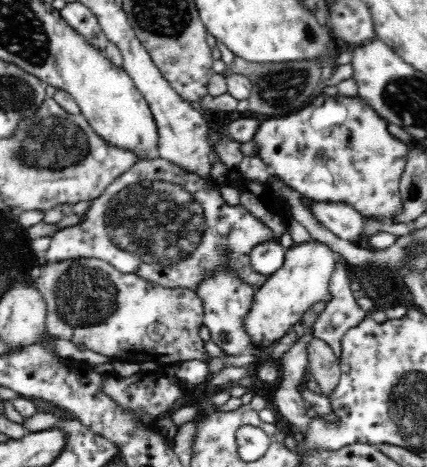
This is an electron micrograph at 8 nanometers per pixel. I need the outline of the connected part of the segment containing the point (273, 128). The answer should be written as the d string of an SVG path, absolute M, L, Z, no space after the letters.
M321 92L320 94L315 94L309 101L308 106L304 106L302 110L297 110L296 114L292 113L291 115L286 116L286 118L271 117L267 118L258 129L256 136L254 137L254 142L259 149L259 157L269 166L269 169L272 170L285 186L290 187L298 195L309 199L317 204L345 204L350 208L354 208L354 211L359 213L359 216L362 216L362 219L367 222L387 222L387 224L397 224L402 221L404 218L404 201L400 193L400 181L403 169L406 164L406 156L408 154L408 149L410 145L400 141L398 138L390 134L388 130L389 120L378 114L377 110L374 110L367 102L365 102L360 96L344 96L344 95L335 95L329 96L326 93Z

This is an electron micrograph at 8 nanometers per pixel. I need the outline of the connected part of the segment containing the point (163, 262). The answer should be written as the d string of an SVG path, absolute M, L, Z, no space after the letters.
M158 158L149 161L137 160L124 170L111 184L106 186L101 196L88 204L88 210L76 226L58 229L51 236L47 261L60 261L81 257L104 260L120 272L137 272L140 276L166 286L183 284L194 288L202 270L212 268L219 262L217 247L224 243L232 249L235 268L248 282L257 287L264 282L264 275L250 268L249 255L254 246L263 241L275 241L270 227L262 219L253 216L242 206L229 206L218 192L209 192L194 176L178 171L178 167Z

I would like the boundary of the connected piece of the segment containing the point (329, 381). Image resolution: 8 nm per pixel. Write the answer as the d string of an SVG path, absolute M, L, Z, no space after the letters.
M314 337L308 345L308 371L320 386L320 394L331 398L338 388L341 378L338 357L333 348L325 341Z

